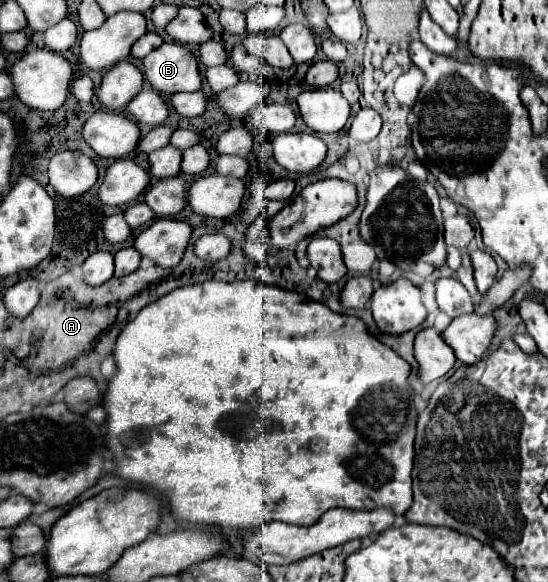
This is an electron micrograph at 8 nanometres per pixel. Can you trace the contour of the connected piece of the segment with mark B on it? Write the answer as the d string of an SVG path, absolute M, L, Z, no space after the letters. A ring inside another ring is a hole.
M162 43L158 49L148 53L142 63L148 83L164 95L198 91L202 85L198 61L180 43Z

